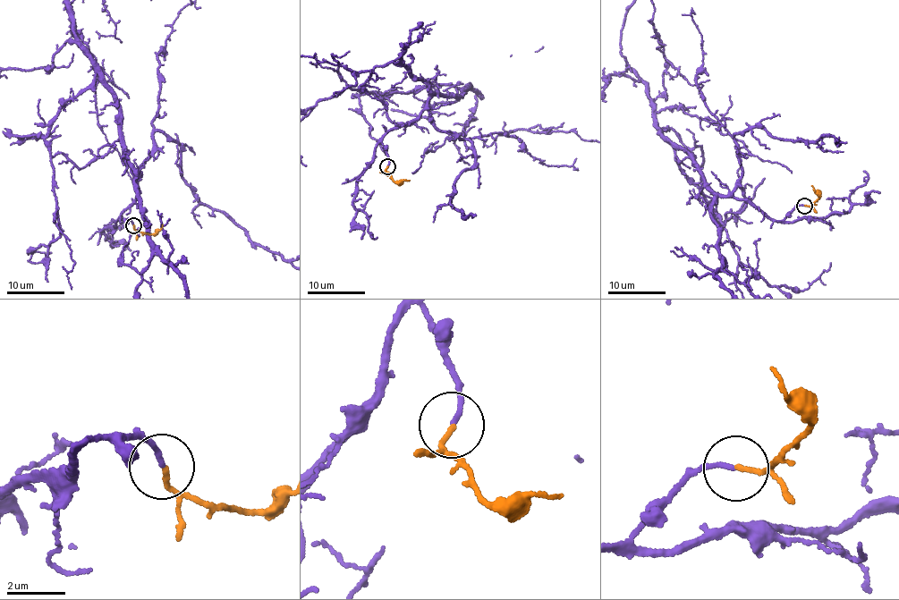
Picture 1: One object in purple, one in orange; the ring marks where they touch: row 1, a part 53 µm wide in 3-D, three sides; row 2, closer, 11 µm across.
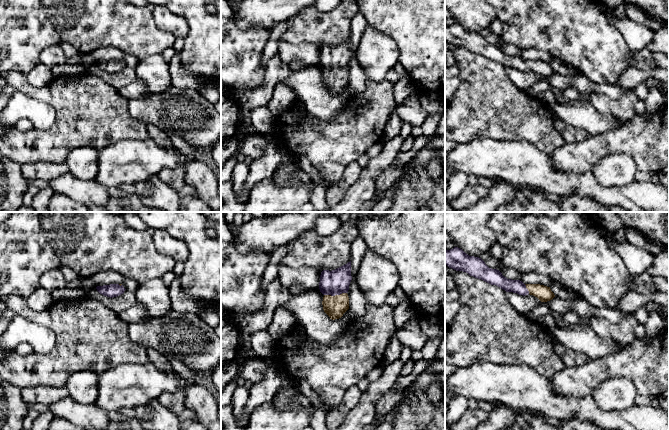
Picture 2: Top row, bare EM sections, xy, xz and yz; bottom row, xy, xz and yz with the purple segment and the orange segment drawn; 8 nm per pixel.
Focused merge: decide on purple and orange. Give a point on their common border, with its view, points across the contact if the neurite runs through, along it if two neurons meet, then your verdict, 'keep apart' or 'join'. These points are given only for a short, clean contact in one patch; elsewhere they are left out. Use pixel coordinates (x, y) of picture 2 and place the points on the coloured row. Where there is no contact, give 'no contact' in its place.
xz (335, 294) | across xz (335, 282), (335, 294), (335, 306) | join

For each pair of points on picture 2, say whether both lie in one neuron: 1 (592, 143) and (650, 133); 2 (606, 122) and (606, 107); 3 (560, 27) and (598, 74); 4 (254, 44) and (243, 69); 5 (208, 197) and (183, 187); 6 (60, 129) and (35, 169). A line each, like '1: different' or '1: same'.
1: same
2: different
3: same
4: same
5: different
6: different

